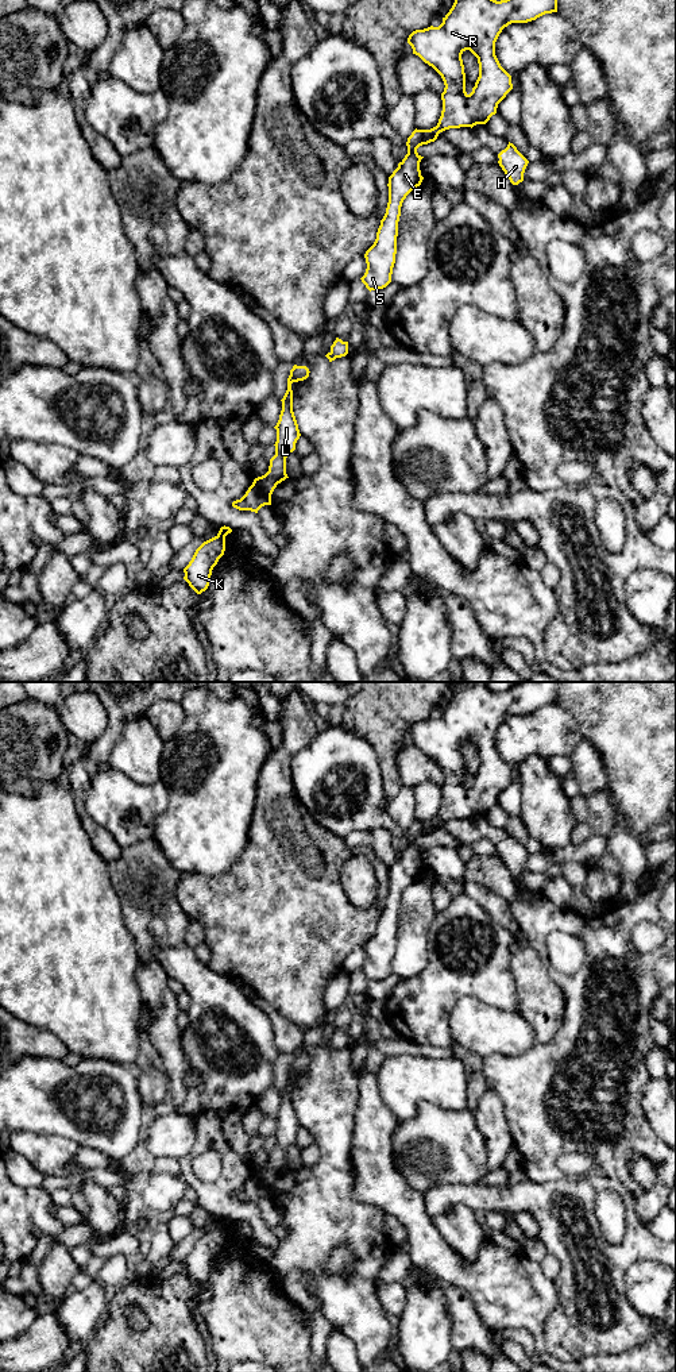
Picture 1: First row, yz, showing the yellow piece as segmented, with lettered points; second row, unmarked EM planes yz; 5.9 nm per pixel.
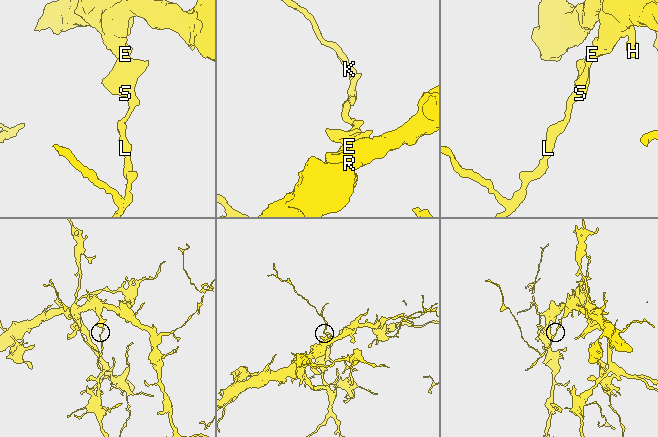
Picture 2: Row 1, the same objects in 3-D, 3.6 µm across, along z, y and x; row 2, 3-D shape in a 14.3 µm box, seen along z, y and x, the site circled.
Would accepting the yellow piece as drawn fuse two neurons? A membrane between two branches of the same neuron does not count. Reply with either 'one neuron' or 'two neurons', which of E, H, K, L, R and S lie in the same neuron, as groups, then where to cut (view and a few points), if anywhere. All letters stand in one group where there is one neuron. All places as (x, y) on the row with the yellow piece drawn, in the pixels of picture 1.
one neuron; E H K L R S; no cut

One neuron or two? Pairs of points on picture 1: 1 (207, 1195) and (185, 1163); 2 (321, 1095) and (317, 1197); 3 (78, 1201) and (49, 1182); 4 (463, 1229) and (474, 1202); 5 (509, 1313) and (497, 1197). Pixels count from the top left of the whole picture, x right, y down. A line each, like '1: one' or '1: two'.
1: one
2: one
3: one
4: two
5: two

